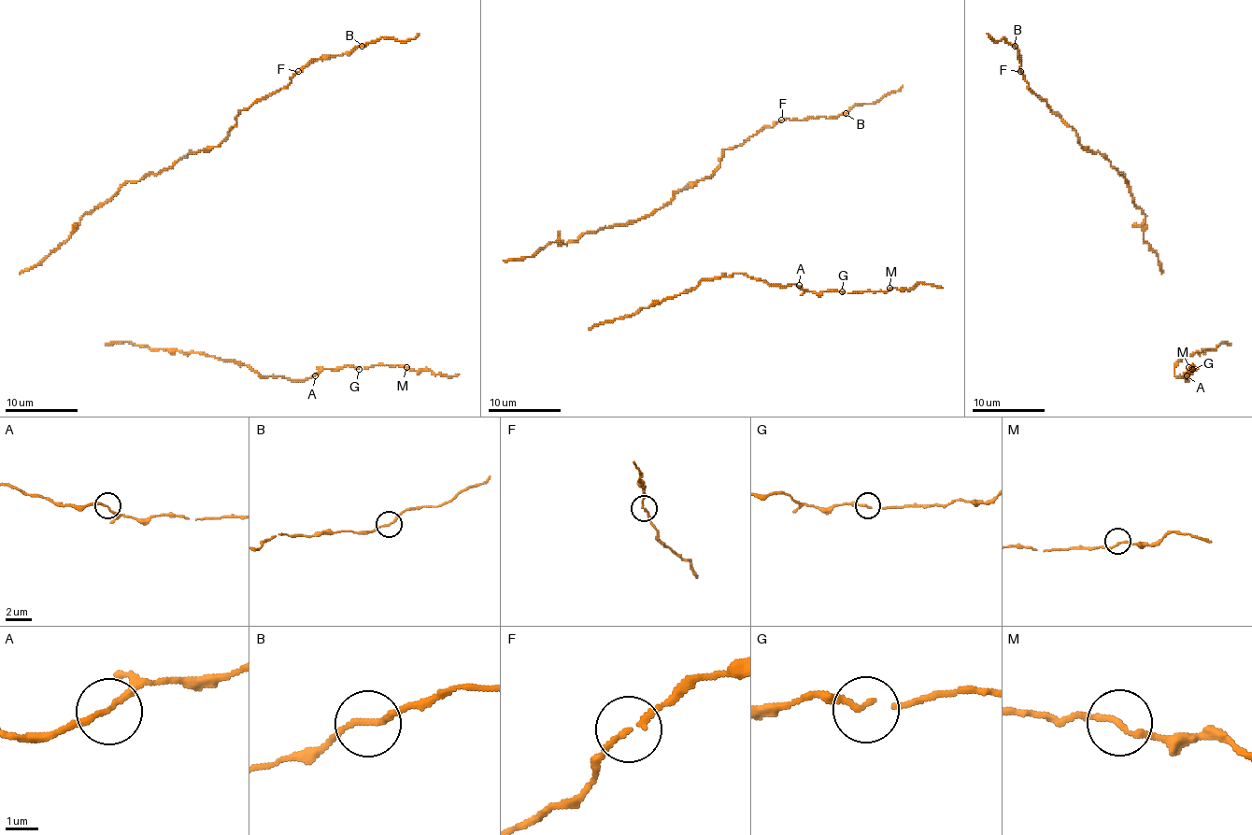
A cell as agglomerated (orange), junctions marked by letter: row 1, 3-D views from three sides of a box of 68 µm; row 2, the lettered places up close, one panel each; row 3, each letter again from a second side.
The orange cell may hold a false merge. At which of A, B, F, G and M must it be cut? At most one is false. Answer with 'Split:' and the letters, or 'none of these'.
Split: B

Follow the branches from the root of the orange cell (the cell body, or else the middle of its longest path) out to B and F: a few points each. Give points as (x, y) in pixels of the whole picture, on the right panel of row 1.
B: (1158, 260), (1144, 239), (1145, 216), (1127, 179), (1102, 153), (1081, 147), (1075, 132), (1029, 88), (1014, 46)
F: (1158, 260), (1144, 239), (1145, 216), (1127, 179), (1102, 153), (1081, 147), (1021, 72)

